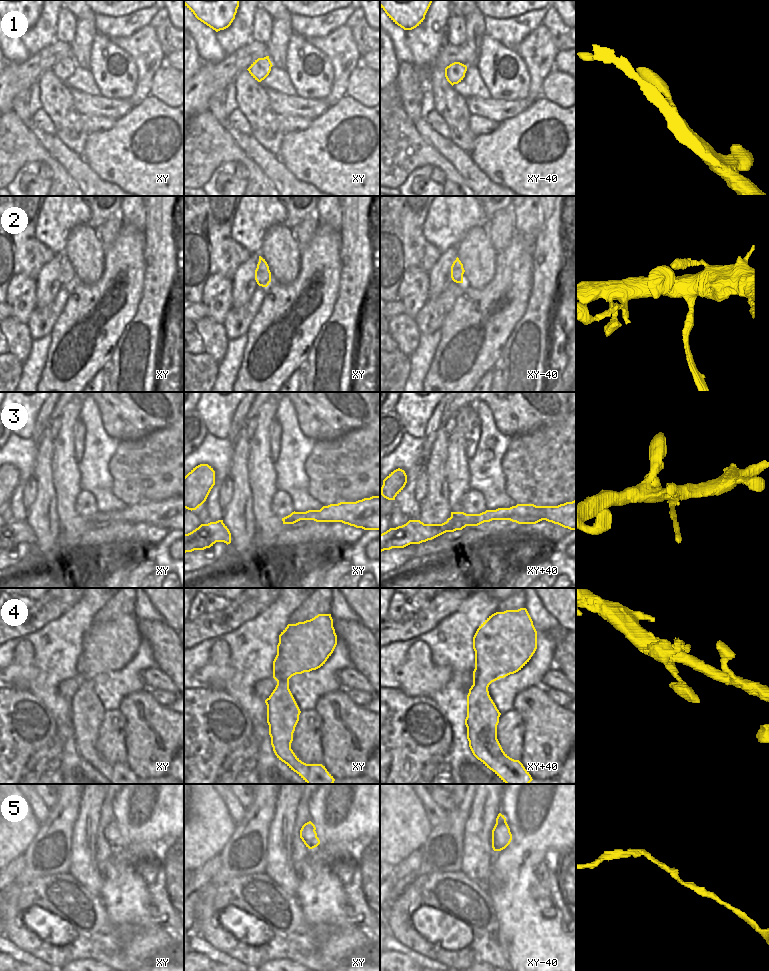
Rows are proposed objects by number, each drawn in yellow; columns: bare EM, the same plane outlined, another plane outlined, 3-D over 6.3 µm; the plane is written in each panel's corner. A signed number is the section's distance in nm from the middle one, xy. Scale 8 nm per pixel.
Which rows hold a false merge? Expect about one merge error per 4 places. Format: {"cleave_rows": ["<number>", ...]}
{"cleave_rows": ["3"]}

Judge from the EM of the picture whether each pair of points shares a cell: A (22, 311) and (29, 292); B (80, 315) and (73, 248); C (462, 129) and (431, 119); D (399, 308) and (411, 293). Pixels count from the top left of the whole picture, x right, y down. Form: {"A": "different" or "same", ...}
{"A": "same", "B": "different", "C": "different", "D": "different"}

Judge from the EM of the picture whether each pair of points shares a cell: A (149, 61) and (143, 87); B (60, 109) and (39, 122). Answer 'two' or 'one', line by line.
A: one
B: two

